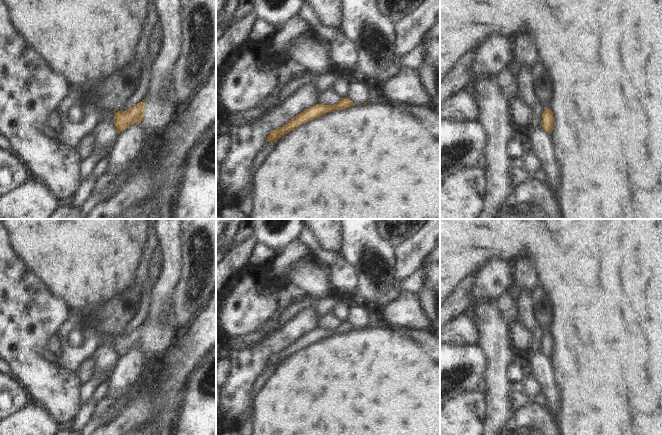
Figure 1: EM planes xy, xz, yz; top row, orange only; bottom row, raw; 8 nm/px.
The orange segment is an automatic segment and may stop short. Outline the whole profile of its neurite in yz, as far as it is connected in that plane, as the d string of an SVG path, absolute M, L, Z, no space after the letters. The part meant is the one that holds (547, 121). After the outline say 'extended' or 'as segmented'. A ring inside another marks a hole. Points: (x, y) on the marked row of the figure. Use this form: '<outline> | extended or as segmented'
M547 107L542 114L541 126L548 134L551 134L553 131L553 124L554 124L553 112L549 107Z | as segmented

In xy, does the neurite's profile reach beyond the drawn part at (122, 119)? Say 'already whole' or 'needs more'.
needs more

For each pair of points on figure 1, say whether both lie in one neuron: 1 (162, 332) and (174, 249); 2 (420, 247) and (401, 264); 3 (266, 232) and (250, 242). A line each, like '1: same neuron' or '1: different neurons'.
1: same neuron
2: same neuron
3: different neurons

